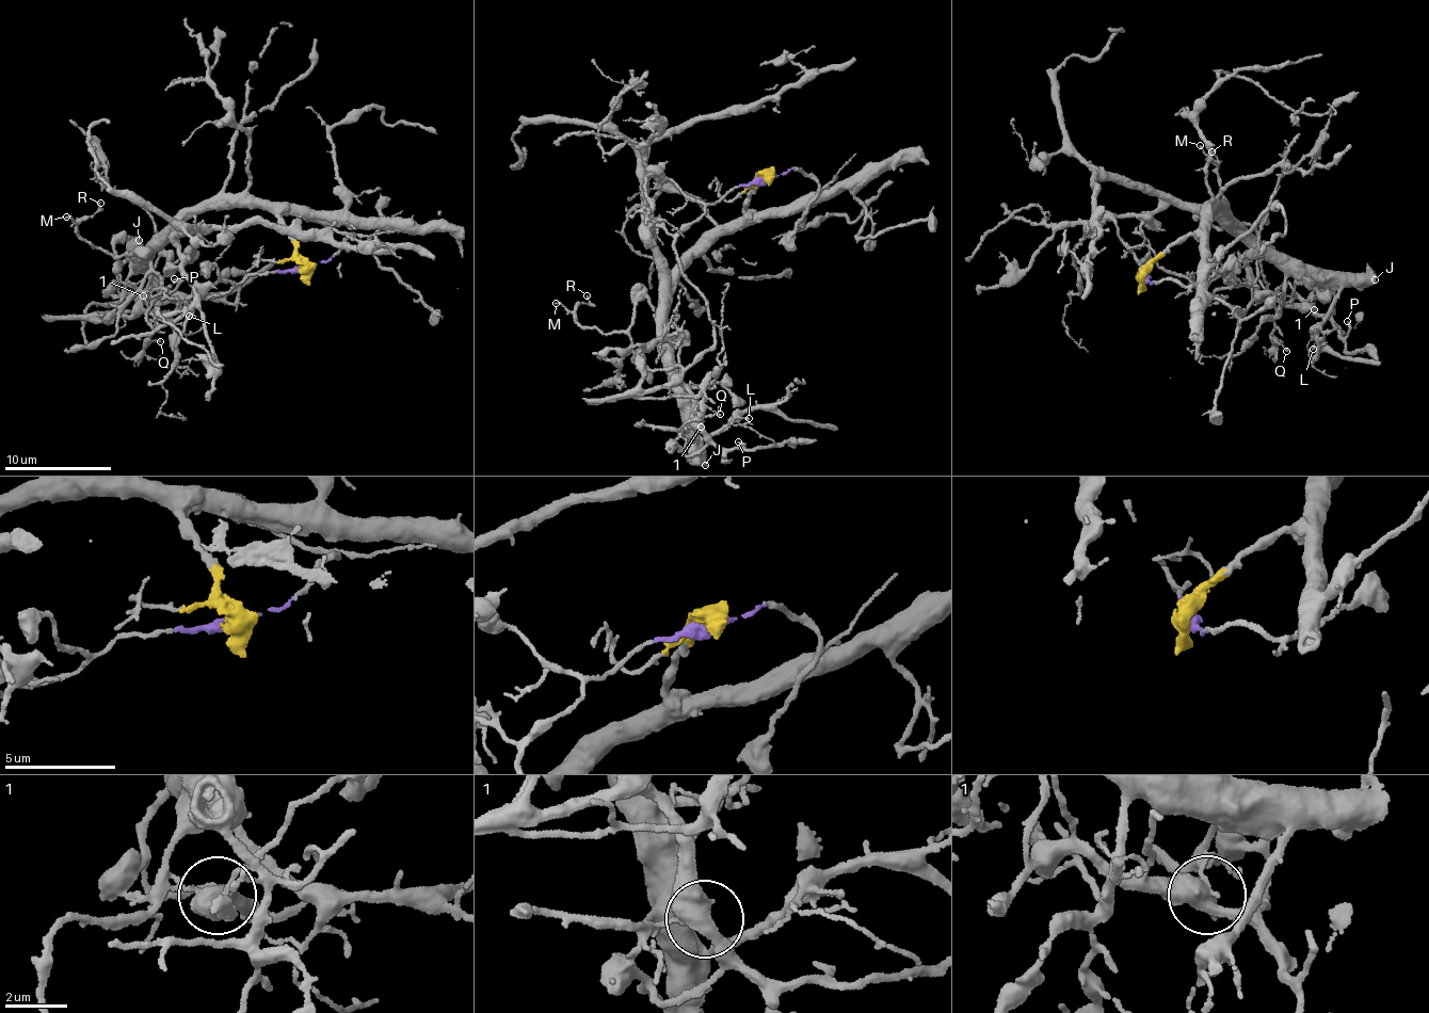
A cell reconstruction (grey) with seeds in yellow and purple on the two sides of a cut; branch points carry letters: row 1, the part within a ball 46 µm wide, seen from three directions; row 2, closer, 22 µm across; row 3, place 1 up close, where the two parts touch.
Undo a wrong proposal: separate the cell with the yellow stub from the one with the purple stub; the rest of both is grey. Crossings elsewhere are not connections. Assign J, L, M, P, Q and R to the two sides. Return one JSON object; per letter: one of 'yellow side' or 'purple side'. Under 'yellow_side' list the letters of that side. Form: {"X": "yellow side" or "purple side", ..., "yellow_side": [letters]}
{"J": "yellow side", "L": "yellow side", "M": "purple side", "P": "purple side", "Q": "yellow side", "R": "purple side", "yellow_side": ["J", "L", "Q"]}

